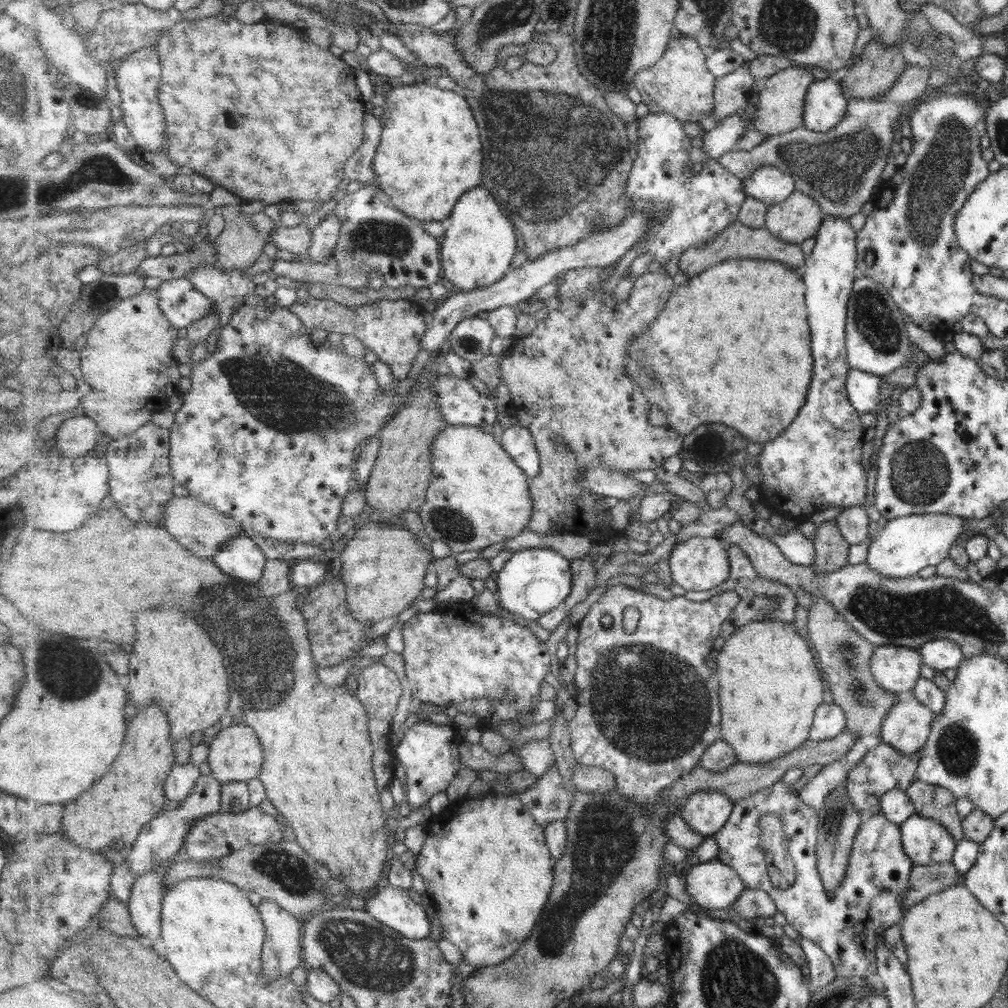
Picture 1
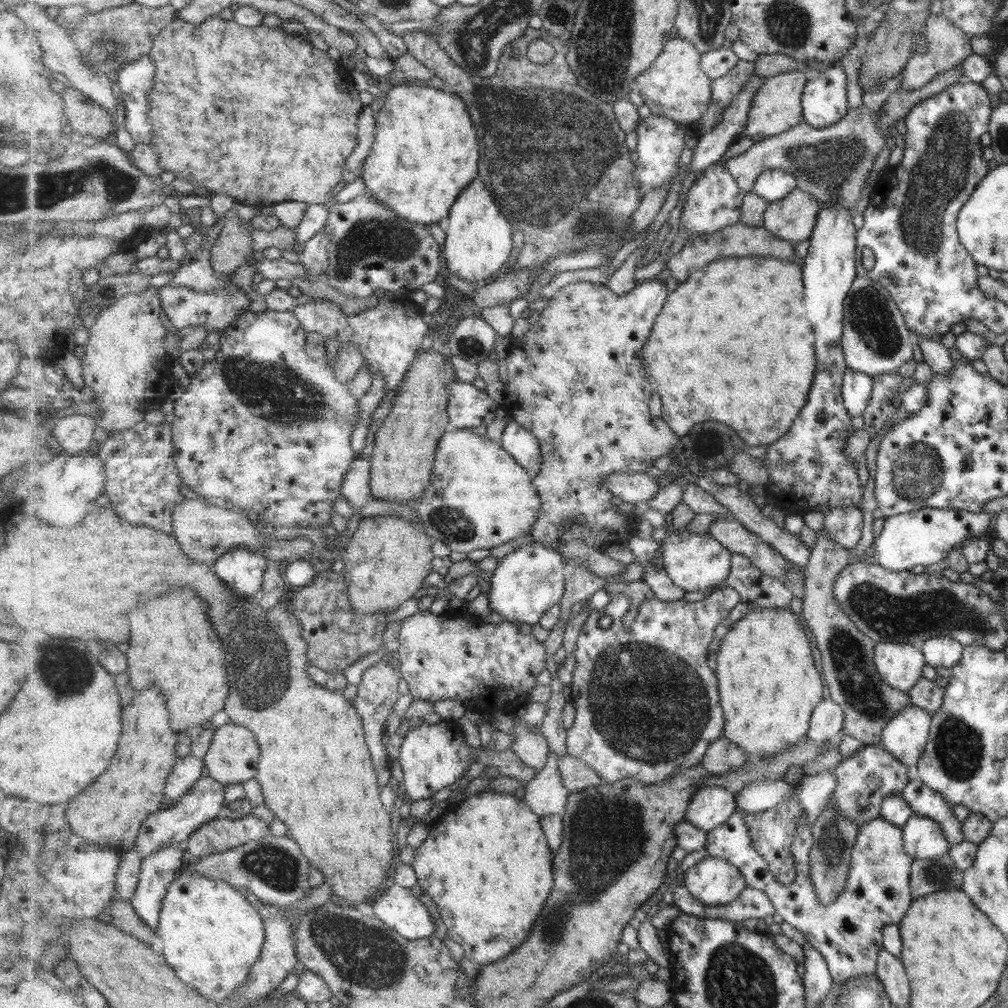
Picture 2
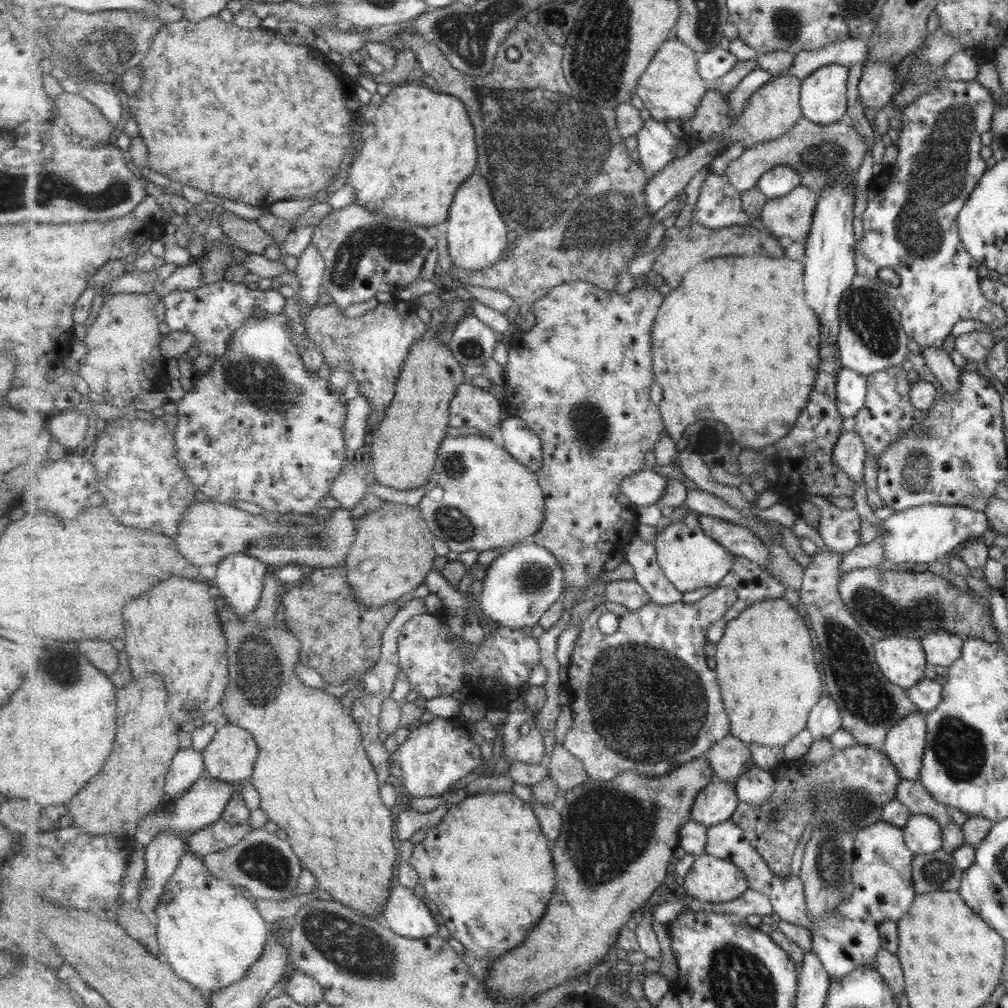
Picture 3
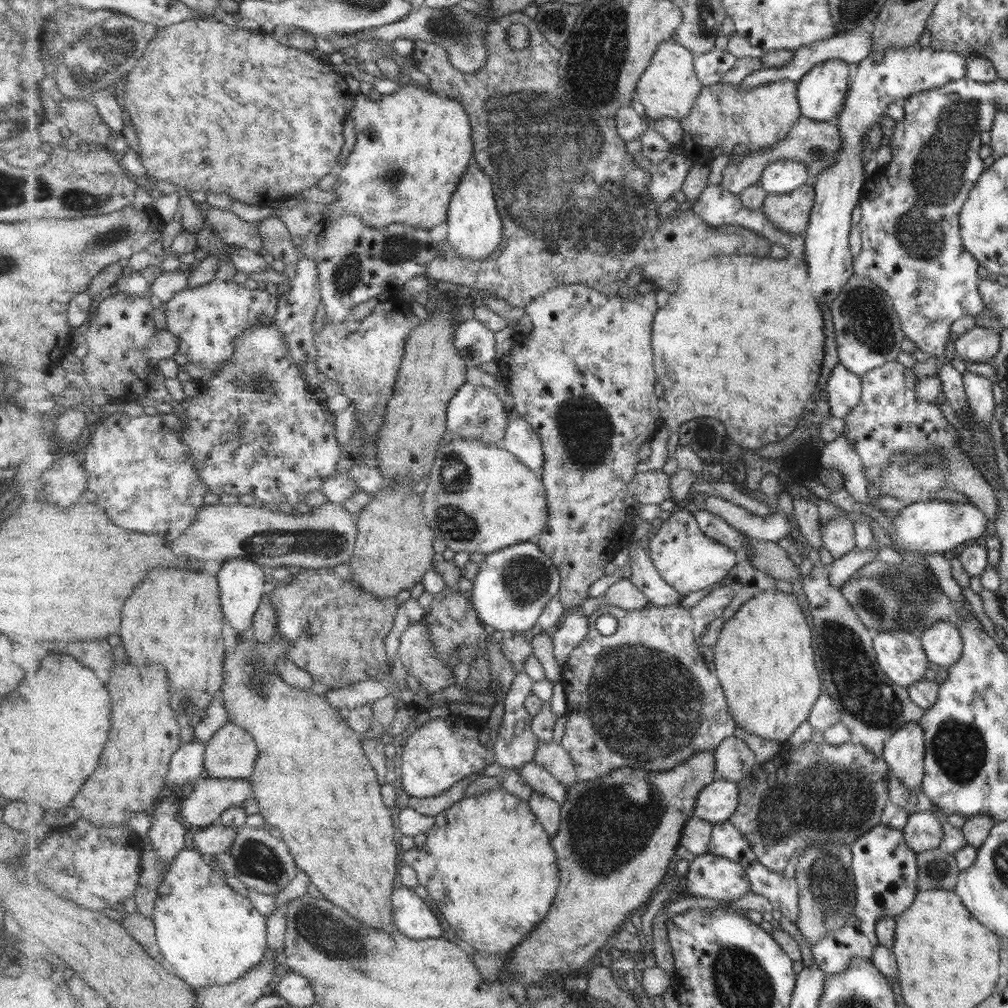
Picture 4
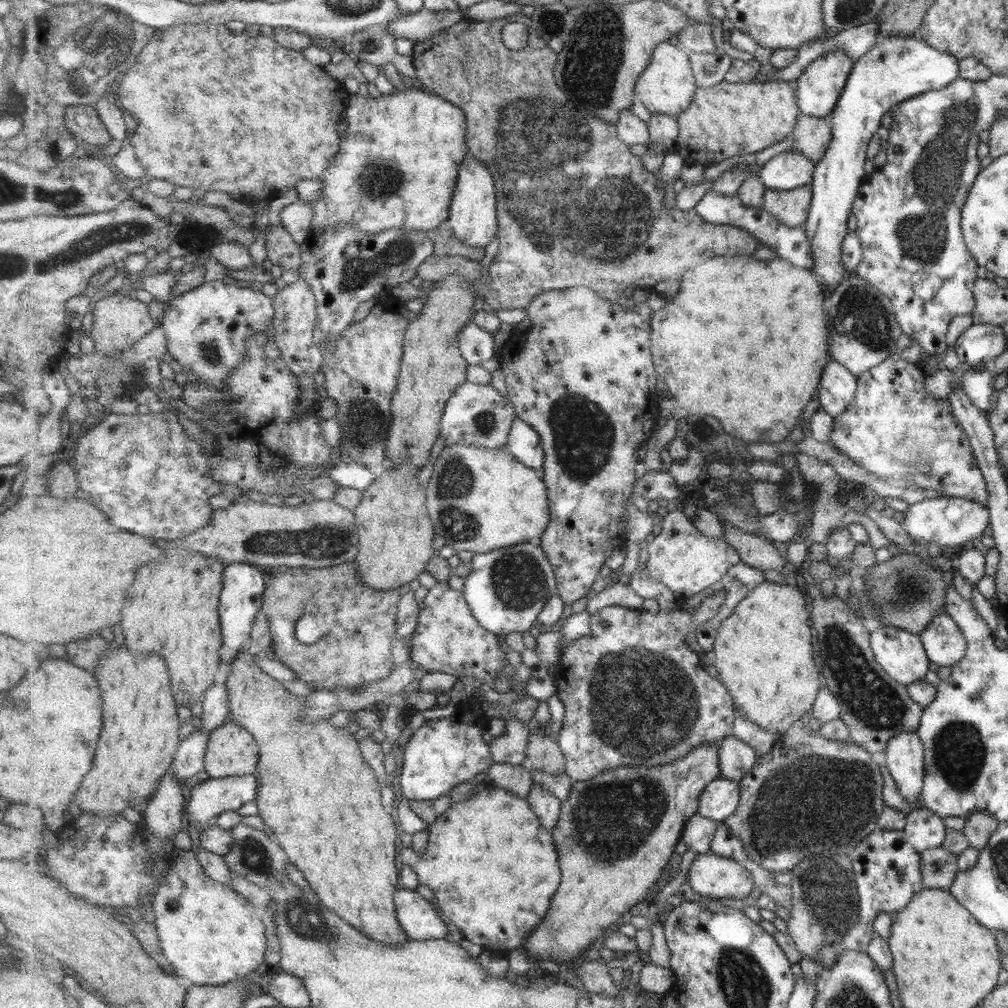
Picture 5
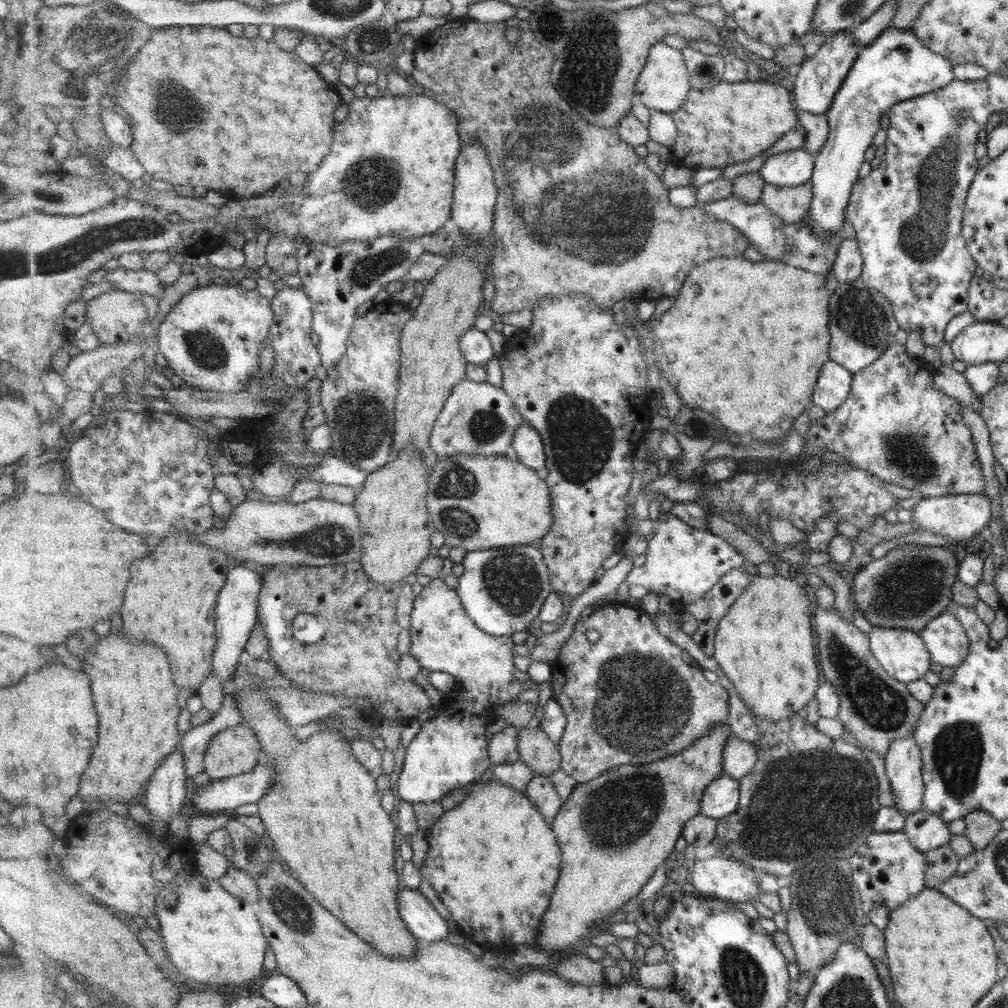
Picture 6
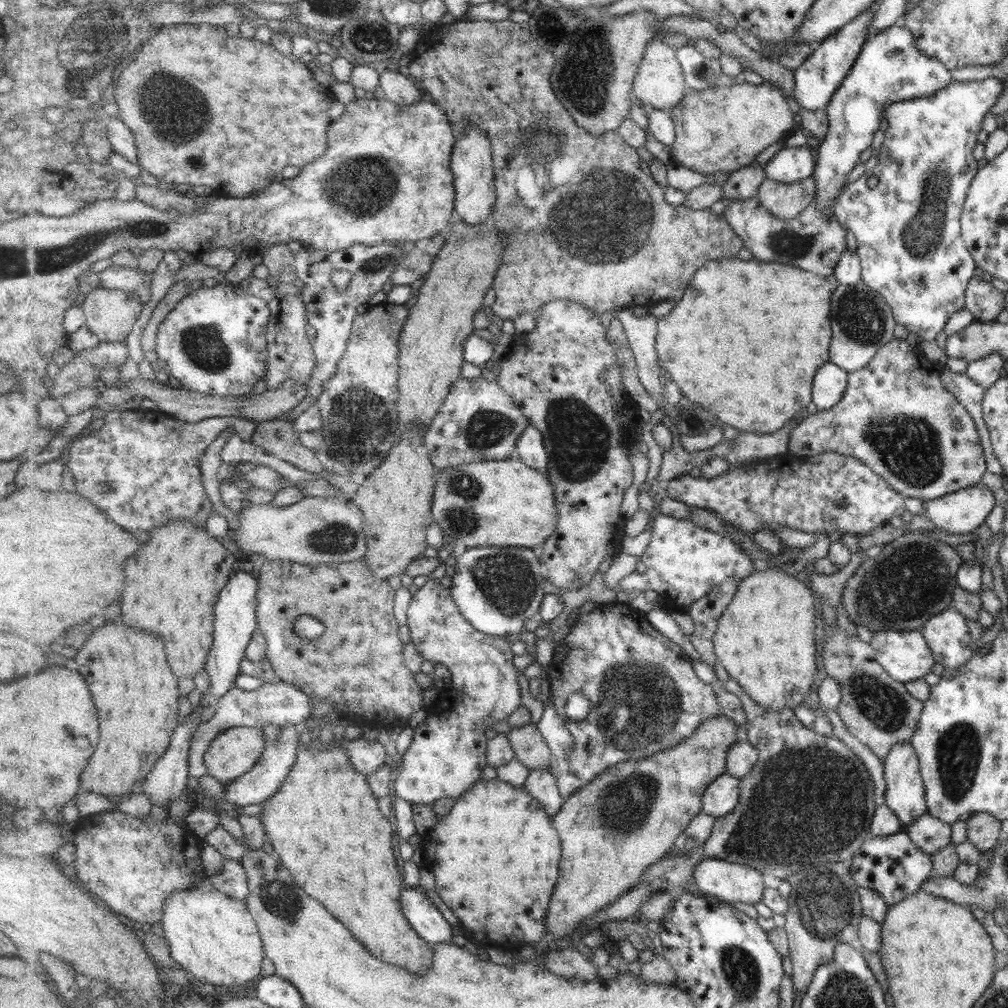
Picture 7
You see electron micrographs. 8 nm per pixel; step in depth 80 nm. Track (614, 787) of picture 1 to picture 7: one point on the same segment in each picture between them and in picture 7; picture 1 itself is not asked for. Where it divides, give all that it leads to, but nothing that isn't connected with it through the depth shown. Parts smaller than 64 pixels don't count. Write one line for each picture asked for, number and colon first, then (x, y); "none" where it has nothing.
2: (577, 774)
3: (567, 769)
4: (552, 755)
5: (543, 753)
6: (536, 749)
7: (530, 747)

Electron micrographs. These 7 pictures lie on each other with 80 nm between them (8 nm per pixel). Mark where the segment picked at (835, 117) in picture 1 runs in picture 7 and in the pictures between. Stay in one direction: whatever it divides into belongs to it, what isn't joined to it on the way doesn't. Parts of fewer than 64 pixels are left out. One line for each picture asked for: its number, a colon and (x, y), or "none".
2: (824, 102)
3: (822, 100)
4: (822, 90)
5: (818, 87)
6: (819, 77)
7: (816, 79)

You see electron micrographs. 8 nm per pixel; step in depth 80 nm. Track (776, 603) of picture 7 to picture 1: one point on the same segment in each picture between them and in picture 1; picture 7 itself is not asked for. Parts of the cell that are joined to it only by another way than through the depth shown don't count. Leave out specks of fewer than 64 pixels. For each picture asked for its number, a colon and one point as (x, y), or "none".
1: (769, 689)
2: (769, 687)
3: (765, 665)
4: (764, 658)
5: (763, 653)
6: (765, 646)

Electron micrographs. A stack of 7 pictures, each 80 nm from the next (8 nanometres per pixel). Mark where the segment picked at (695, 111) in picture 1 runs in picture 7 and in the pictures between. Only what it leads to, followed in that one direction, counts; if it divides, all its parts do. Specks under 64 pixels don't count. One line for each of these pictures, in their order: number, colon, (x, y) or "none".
2: (675, 85)
3: (672, 88)
4: (670, 86)
5: (668, 86)
6: (664, 85)
7: (660, 82)

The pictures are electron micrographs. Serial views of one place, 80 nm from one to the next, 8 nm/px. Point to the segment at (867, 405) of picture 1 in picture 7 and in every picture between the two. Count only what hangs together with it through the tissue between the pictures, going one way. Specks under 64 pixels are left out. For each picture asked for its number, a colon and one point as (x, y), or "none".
2: (855, 391)
3: (850, 389)
4: (843, 388)
5: (837, 388)
6: (833, 385)
7: (830, 382)

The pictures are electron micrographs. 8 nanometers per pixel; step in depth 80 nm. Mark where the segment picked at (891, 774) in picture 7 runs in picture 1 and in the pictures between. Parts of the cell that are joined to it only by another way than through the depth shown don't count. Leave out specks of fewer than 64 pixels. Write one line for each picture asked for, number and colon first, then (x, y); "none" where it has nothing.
1: (905, 727)
2: (904, 736)
3: (903, 744)
4: (903, 753)
5: (903, 757)
6: (902, 763)

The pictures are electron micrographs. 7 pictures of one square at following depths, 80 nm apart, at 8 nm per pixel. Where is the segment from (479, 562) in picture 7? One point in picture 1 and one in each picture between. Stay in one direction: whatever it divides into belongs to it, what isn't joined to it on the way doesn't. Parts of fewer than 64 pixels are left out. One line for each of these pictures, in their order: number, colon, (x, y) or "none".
1: (533, 581)
2: (526, 583)
3: (523, 583)
4: (514, 585)
5: (507, 589)
6: (503, 590)

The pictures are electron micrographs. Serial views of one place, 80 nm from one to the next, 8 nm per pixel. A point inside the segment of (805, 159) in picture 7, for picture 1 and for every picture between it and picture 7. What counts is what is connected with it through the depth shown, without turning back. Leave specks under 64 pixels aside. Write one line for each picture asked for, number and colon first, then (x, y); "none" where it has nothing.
1: (769, 184)
2: (773, 185)
3: (781, 180)
4: (783, 176)
5: (785, 171)
6: (791, 168)

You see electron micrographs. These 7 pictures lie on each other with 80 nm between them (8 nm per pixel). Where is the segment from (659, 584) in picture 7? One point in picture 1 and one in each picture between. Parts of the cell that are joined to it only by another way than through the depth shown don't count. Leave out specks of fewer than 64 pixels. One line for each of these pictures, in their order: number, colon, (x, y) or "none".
1: (698, 564)
2: (696, 562)
3: (691, 559)
4: (689, 560)
5: (688, 561)
6: (685, 562)

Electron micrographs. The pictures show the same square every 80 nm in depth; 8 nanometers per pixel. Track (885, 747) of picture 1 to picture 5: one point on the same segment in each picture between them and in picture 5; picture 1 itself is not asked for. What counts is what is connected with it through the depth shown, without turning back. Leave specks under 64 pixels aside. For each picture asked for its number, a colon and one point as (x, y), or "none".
2: (864, 778)
3: (847, 791)
4: (779, 816)
5: (810, 794)

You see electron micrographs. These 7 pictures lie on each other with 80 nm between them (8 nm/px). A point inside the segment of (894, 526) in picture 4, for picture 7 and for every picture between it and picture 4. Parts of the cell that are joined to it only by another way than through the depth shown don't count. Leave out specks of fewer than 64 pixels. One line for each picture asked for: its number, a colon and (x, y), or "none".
5: (946, 522)
6: (958, 517)
7: (962, 511)

